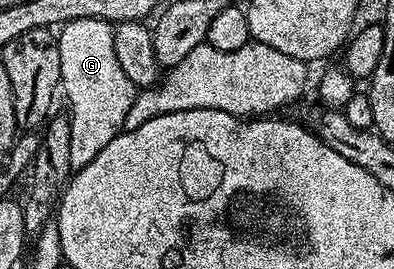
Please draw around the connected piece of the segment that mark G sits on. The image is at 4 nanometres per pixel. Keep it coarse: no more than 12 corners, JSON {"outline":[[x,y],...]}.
{"outline":[[114,25],[57,30],[70,100],[70,167],[123,132],[136,87],[116,63]]}

